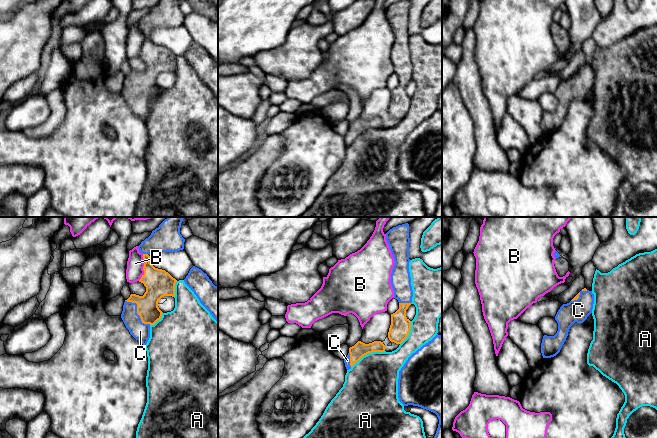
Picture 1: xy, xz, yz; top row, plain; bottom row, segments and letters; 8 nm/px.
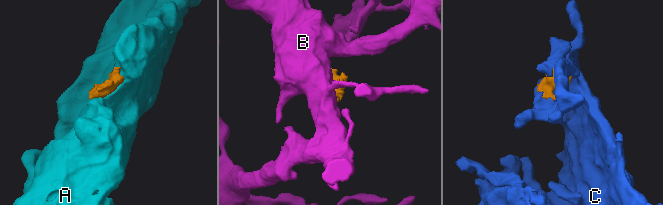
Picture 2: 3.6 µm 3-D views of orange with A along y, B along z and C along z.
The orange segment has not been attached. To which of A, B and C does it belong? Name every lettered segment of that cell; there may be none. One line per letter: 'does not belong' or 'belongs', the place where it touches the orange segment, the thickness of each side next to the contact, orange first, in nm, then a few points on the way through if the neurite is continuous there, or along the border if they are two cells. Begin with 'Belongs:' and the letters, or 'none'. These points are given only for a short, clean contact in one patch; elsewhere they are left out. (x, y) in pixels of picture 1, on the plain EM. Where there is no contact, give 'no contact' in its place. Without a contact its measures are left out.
Belongs: C
A: does not belong; meets orange in xz at (367, 129); 120 nm thick on the orange side, 420 nm on the other
B: does not belong; meets orange in xy at (143, 43); 220 nm thick on the orange side, 140 nm on the other; border along xy (143, 30), (143, 51), (138, 56)
C: belongs; meets orange in xy at (137, 87); 180 nm thick on the orange side, 140 nm on the other

